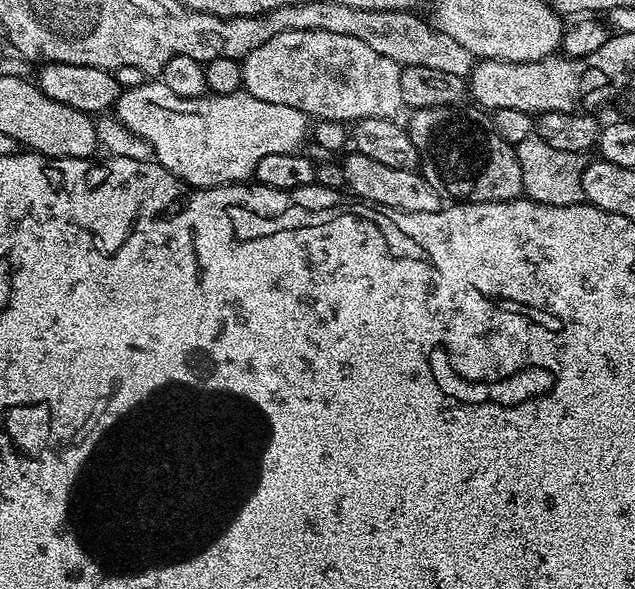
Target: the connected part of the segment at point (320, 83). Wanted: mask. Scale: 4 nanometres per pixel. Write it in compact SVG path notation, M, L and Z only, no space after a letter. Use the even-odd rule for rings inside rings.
M290 30L270 38L270 42L262 42L258 50L248 53L242 61L244 69L243 91L250 93L254 98L262 98L262 102L278 102L278 106L294 106L294 110L302 110L310 118L316 120L339 120L341 122L355 122L362 118L382 118L391 120L399 117L400 108L405 107L402 98L402 80L400 78L401 65L396 64L386 54L378 54L366 42L358 42L358 38L346 38L346 34L330 34L326 30Z

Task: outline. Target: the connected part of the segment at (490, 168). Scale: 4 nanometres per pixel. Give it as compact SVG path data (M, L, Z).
M417 108L406 120L410 142L420 156L418 171L434 190L456 202L481 204L521 199L522 167L513 145L508 144L487 123L476 116L455 116L451 108Z

